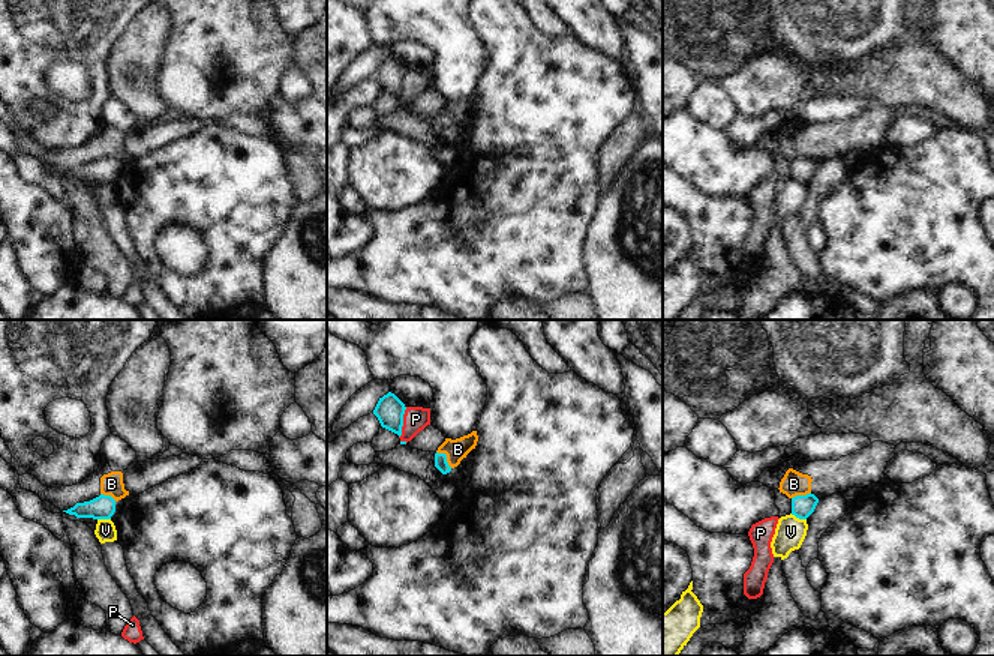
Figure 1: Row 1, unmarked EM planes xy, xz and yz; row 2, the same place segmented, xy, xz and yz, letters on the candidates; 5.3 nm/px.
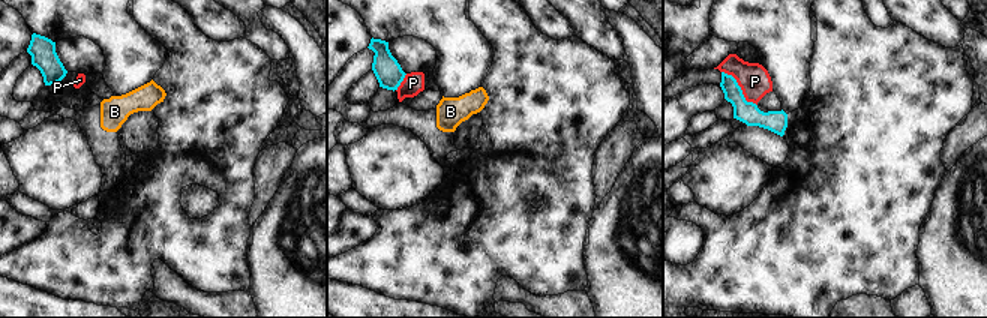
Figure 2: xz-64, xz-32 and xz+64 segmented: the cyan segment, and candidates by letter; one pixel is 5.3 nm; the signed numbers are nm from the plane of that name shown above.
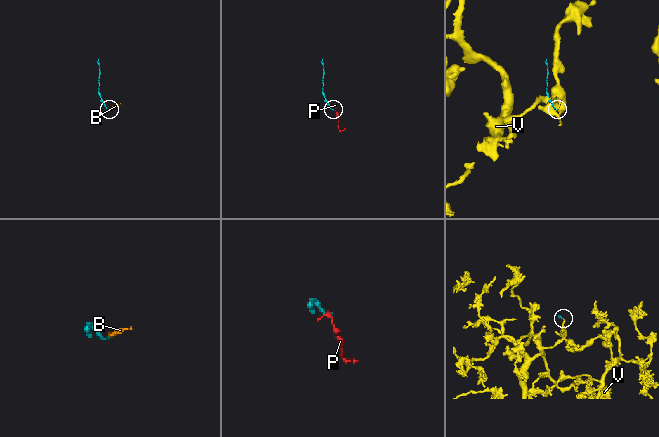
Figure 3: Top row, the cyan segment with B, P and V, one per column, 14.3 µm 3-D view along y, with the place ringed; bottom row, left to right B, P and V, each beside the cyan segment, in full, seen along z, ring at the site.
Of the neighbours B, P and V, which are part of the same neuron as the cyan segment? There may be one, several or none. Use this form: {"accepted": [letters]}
{"accepted": []}

